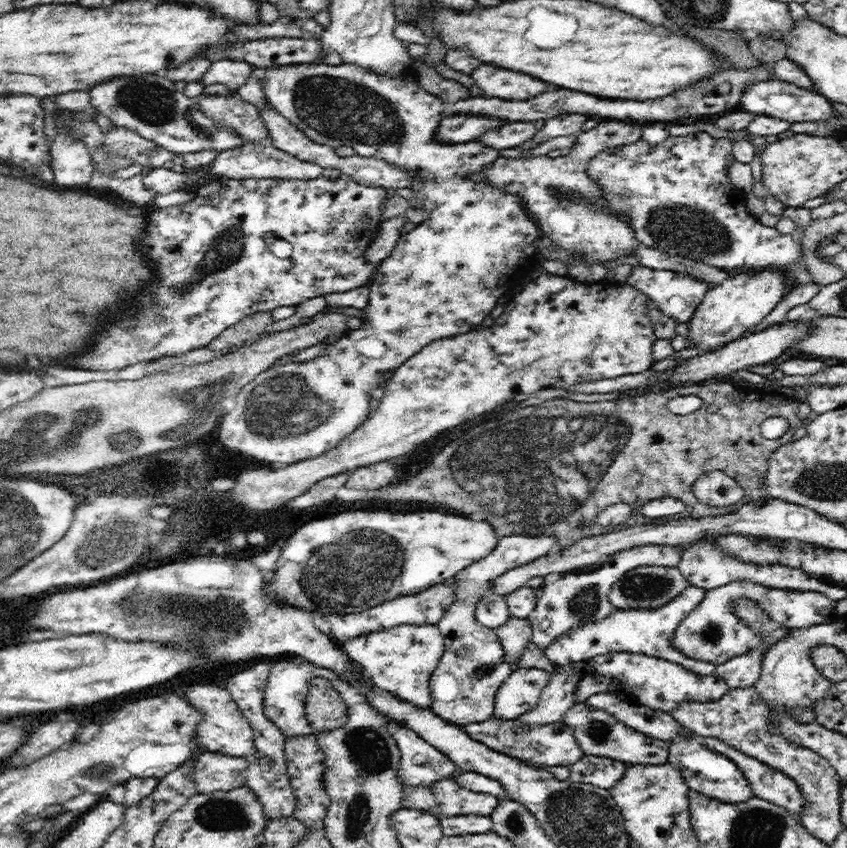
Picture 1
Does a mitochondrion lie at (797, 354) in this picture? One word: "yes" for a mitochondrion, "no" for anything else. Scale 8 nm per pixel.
no

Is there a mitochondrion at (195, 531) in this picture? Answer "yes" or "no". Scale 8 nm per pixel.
no

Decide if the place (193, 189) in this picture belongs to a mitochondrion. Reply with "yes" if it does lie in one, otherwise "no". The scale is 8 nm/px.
no

